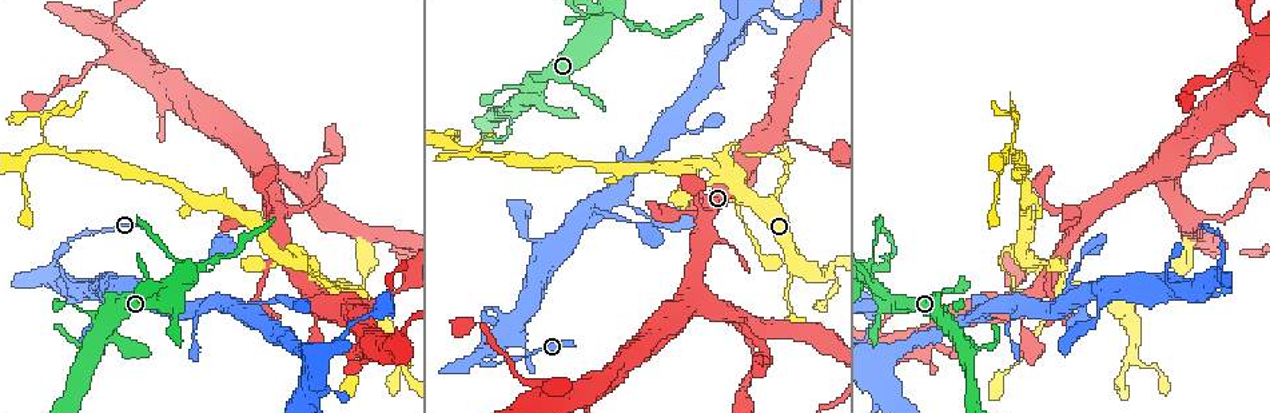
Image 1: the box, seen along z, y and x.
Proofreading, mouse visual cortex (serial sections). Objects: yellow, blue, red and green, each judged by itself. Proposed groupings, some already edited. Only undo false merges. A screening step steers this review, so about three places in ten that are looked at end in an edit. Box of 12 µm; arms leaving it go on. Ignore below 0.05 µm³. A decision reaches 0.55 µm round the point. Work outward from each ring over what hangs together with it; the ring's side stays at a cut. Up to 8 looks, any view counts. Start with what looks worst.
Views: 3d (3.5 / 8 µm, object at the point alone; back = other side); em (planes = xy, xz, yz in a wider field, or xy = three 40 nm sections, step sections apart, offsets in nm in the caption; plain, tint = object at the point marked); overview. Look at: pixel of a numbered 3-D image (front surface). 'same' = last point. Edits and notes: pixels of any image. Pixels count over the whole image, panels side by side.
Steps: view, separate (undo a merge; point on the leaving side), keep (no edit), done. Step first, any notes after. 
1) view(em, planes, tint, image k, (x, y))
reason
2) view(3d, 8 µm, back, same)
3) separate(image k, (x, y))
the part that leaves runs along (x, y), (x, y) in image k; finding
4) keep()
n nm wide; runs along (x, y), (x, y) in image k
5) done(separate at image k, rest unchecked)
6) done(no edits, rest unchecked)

view(3d, 3.5 µm, back, image 1, (198, 269))
sudden change in width

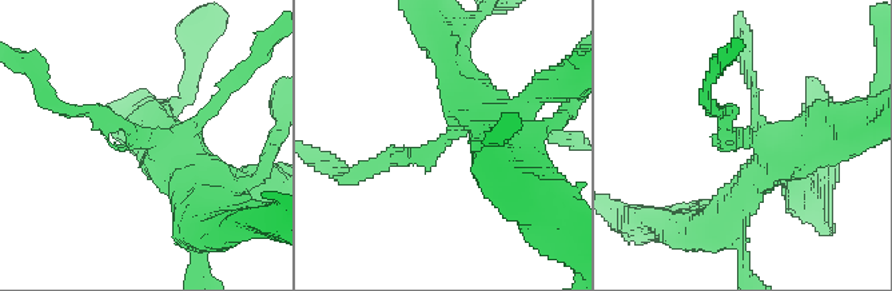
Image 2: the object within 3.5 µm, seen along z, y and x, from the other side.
view(em, xy, step 5, tint, image 2, (434, 147))

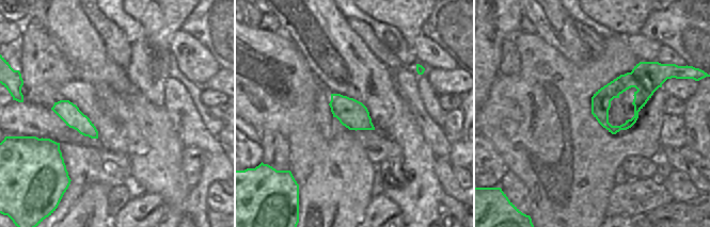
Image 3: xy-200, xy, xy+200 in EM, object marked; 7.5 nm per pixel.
separate(image 2, (426, 162))
arms of 150, 450 nm; the part that leaves runs along (456, 128), (431, 155), (353, 179) in image 2; two cells meet here

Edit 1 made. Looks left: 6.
view(overview)
redraw

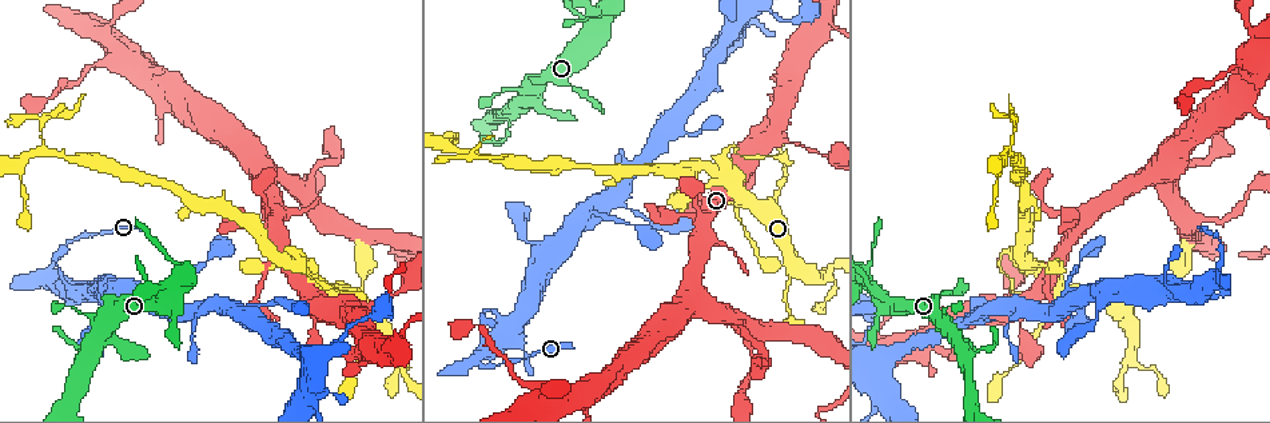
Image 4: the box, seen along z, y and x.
view(3d, 3.5 µm, image 4, (1006, 151))
abrupt turn

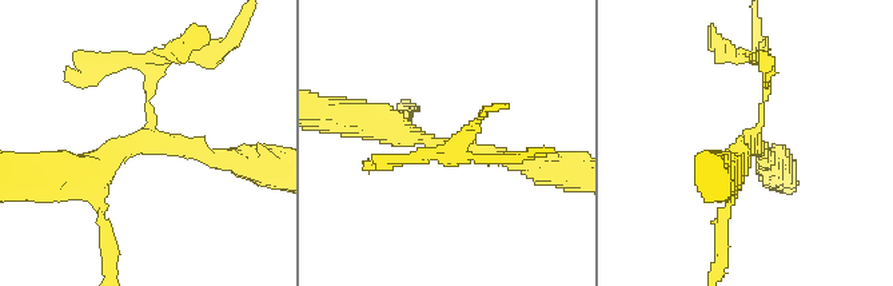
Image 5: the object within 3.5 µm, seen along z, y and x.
view(em, xy, step 3, tint, image 5, (755, 141))
now the EM

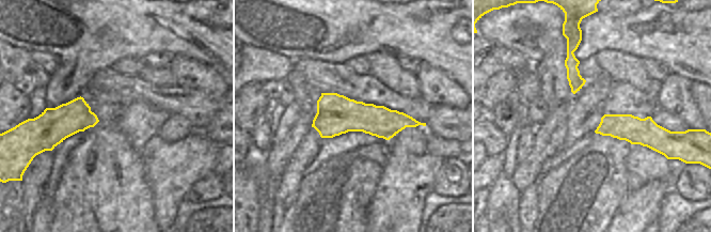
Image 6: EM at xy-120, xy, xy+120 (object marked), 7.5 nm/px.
separate(image 5, (158, 58))
arms of 150, 250, 300 nm; the part that leaves runs along (147, 98), (168, 56), (238, 28) in image 5; two cells meet here

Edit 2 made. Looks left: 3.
view(3d, 8 µm, image 4, (1001, 261))

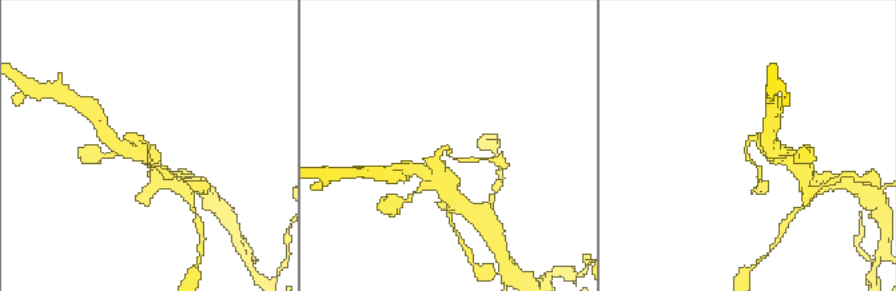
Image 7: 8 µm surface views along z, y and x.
view(3d, 3.5 µm, image 7, (147, 148))
closer look

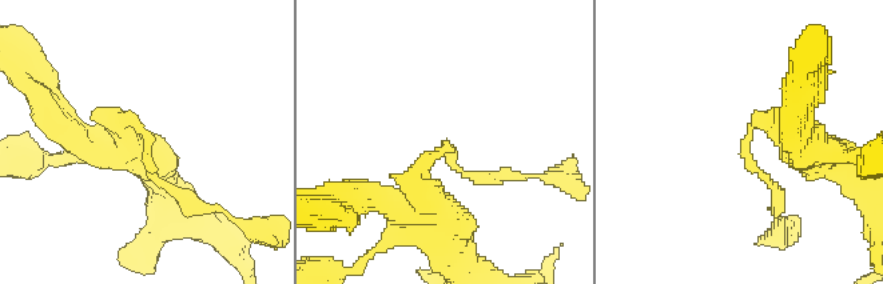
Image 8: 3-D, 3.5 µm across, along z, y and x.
view(em, xy, step 5, tint, image 8, (745, 144))
arms of 100, 350 nm; shape alone is not enough

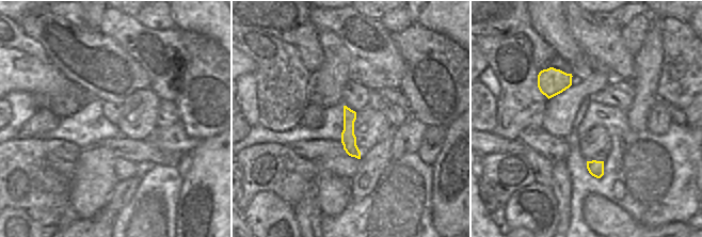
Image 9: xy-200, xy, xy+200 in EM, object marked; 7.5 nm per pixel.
keep()
110 nm wide; runs along (128, 140), (190, 202) in image 8; one cell here

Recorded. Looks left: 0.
done(separate at image 2, separate at image 5, rest unchecked)

